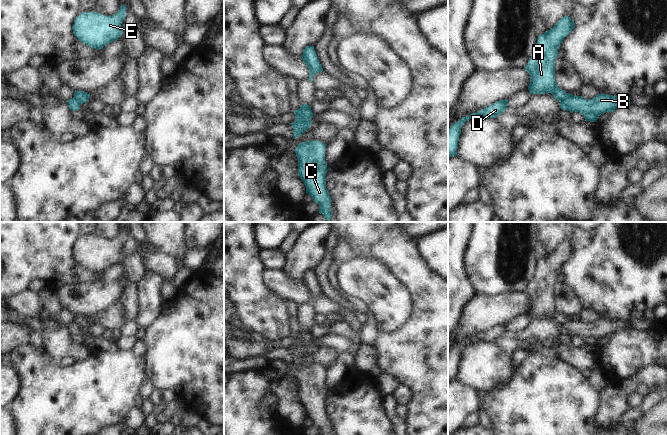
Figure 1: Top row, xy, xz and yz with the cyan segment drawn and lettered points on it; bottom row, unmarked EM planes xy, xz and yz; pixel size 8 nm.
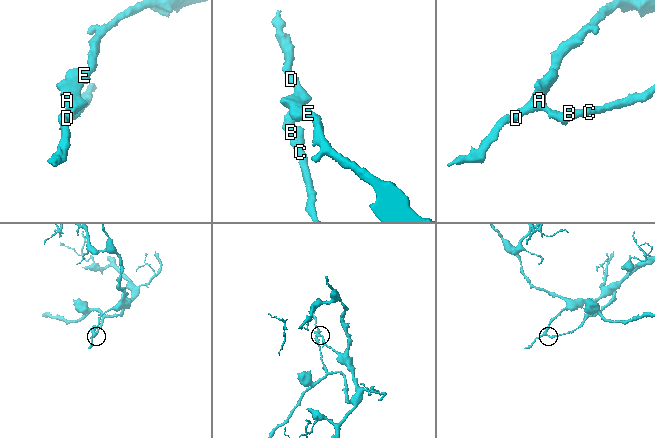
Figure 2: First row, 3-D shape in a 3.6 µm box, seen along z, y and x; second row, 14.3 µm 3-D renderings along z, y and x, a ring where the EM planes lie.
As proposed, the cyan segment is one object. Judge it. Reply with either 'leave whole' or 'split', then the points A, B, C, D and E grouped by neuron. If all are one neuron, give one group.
split | A D E / B C

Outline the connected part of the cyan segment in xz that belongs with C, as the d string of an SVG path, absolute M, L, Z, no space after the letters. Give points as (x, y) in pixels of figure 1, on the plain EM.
M311 364L301 366L295 373L298 383L298 400L306 410L313 425L319 428L319 435L331 435L331 421L326 412L327 387L326 368Z

